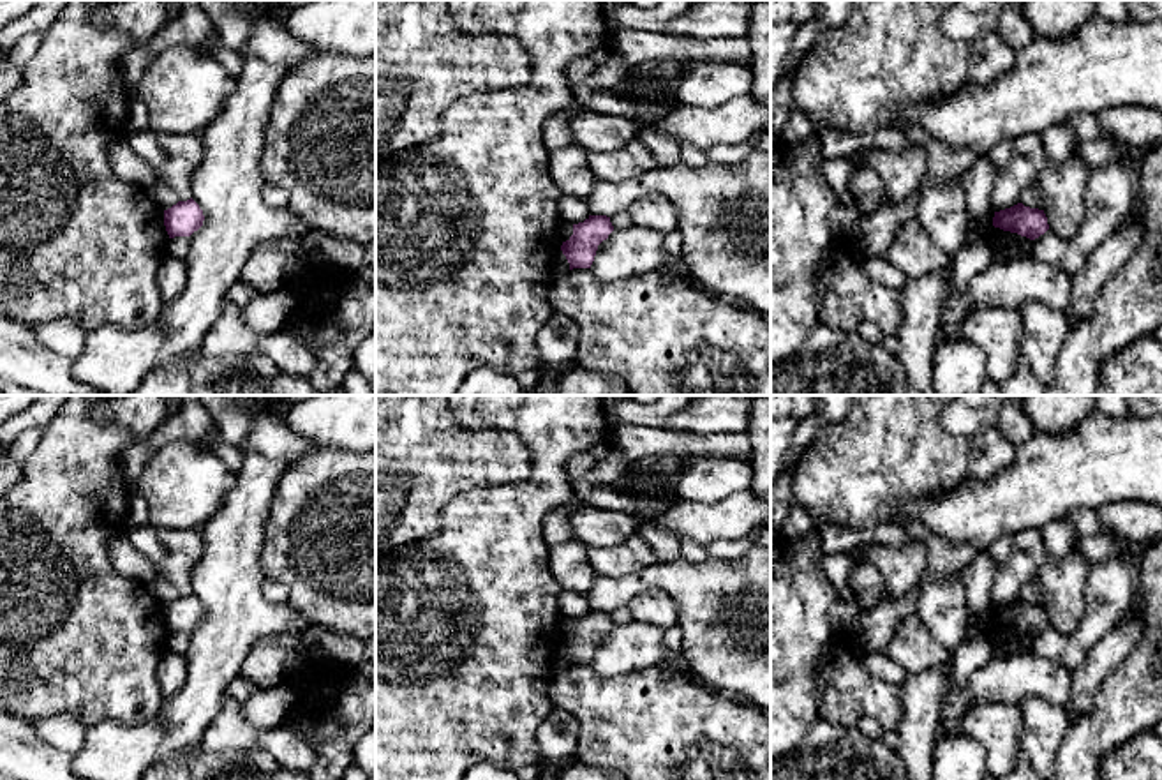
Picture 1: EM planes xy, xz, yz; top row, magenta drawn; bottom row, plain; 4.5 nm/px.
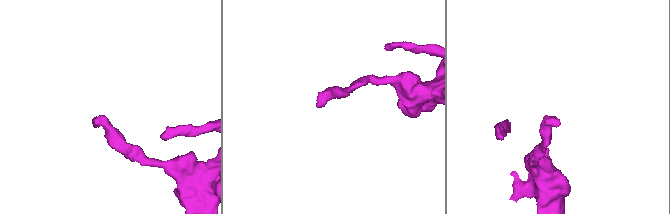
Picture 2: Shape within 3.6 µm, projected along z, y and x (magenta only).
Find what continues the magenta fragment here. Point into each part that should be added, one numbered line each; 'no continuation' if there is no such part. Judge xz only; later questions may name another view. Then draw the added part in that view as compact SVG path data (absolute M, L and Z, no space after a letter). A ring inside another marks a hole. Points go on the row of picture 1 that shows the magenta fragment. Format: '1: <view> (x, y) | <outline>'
no continuation

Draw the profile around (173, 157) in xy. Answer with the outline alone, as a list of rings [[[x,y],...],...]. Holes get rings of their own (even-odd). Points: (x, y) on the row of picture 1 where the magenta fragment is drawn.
[[[143,129],[129,134],[127,143],[153,168],[155,176],[176,192],[180,201],[192,198],[190,178],[203,157],[199,134],[160,134]]]

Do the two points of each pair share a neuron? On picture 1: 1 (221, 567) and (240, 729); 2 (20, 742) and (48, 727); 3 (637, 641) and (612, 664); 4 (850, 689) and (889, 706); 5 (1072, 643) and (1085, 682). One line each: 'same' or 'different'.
1: different
2: different
3: same
4: same
5: different

